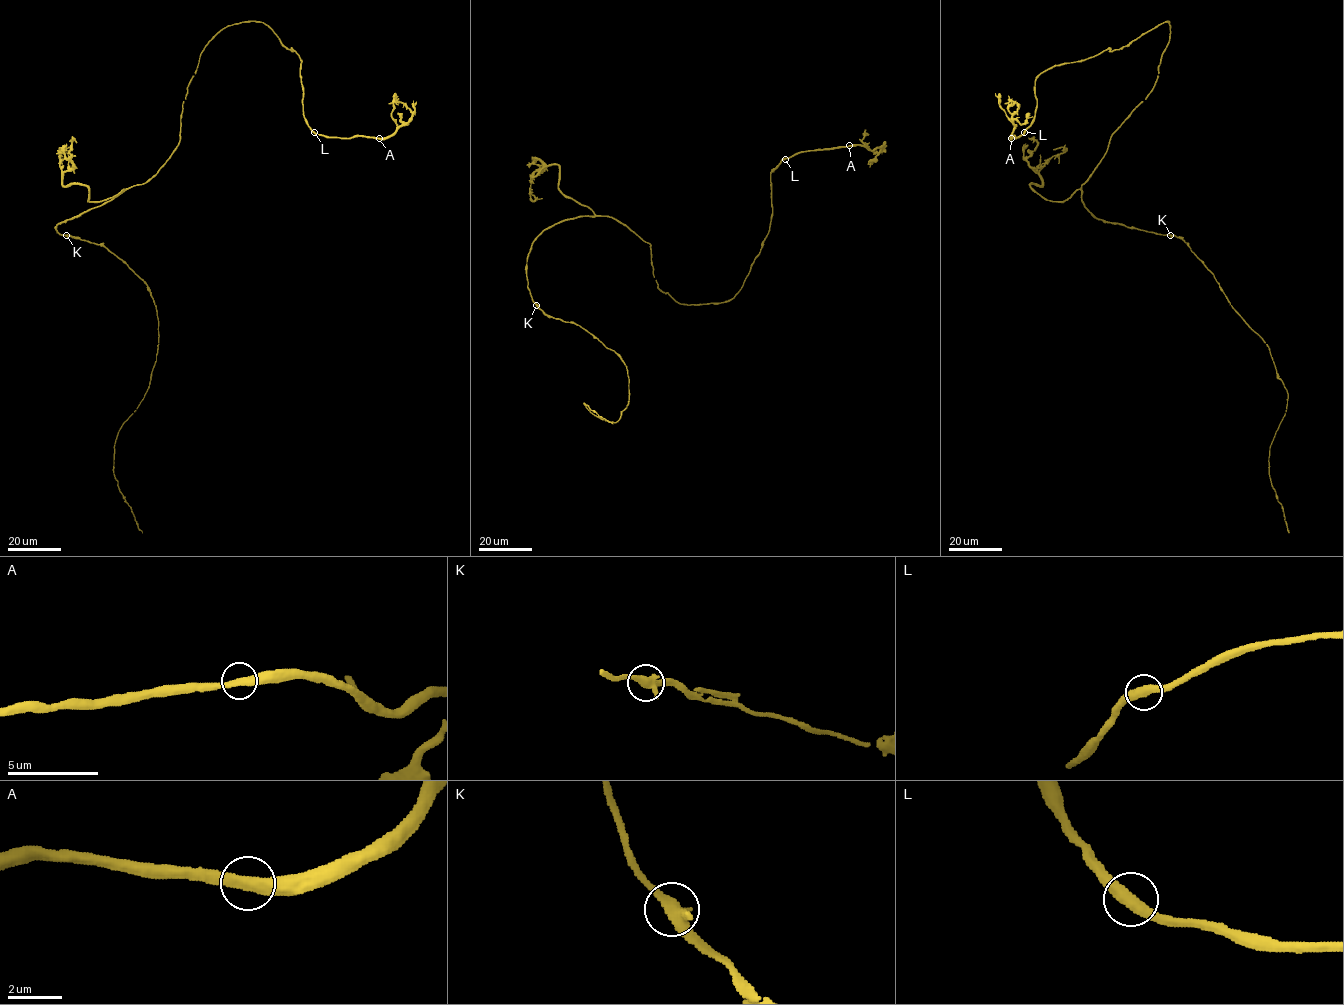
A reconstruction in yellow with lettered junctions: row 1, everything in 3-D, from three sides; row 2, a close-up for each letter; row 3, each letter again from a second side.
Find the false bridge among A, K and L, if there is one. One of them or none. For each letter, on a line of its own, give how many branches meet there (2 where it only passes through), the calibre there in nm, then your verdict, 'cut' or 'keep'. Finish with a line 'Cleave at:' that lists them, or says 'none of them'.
A: 2 | 420 nm | keep
K: 2 | 460 nm | keep
L: 2 | 480 nm | keep
Cleave at: none of them

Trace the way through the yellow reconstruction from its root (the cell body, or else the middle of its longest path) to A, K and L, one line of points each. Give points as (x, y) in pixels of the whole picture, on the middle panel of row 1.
A: (625, 224), (650, 244), (661, 291), (688, 305), (729, 301), (770, 228), (771, 170), (801, 152), (849, 145)
K: (625, 224), (612, 217), (580, 216), (545, 229), (533, 241), (527, 259), (527, 287), (536, 305)
L: (625, 224), (650, 244), (661, 291), (688, 305), (729, 301), (768, 232), (770, 171), (784, 159)

